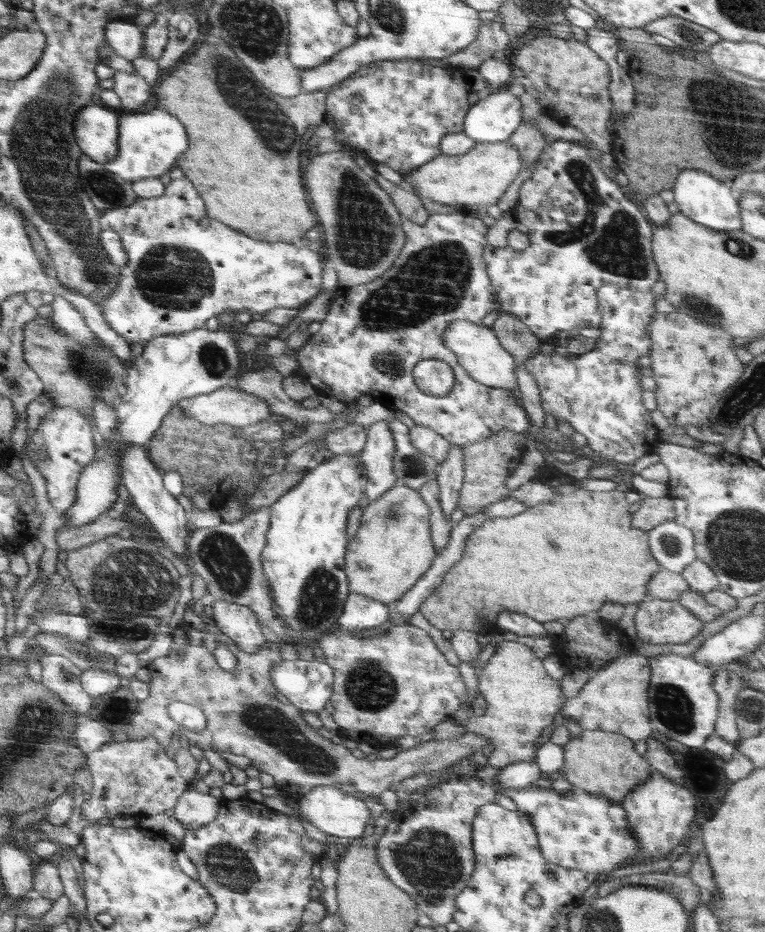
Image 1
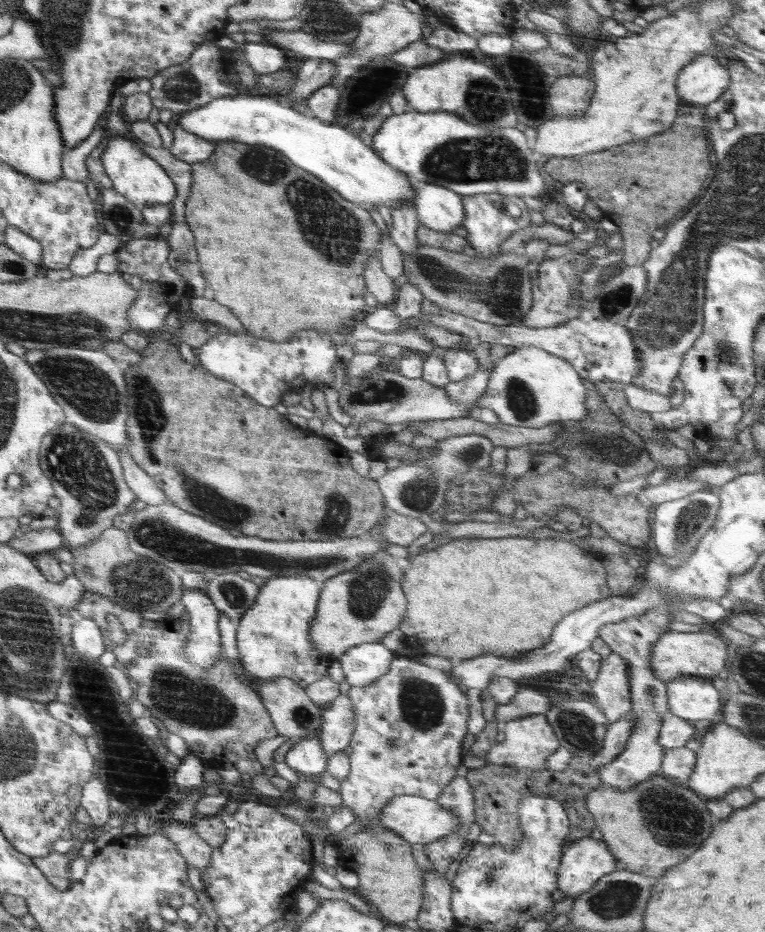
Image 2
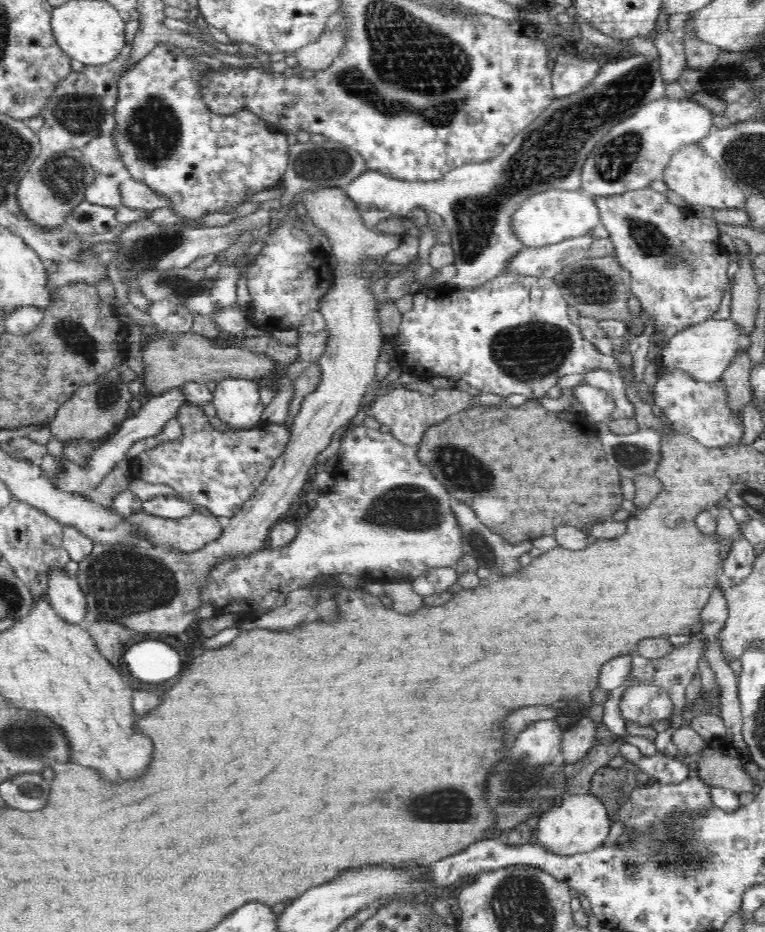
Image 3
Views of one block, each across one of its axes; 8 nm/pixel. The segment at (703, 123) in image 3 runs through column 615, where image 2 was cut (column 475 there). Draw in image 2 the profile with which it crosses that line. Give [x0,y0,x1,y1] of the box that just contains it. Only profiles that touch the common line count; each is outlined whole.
[372,109,549,199]

